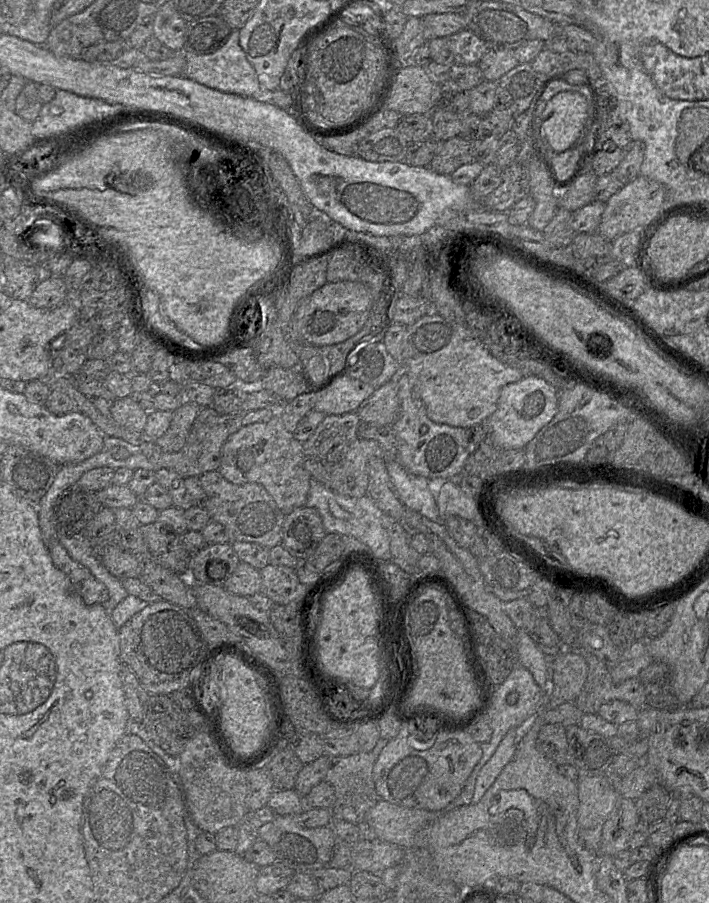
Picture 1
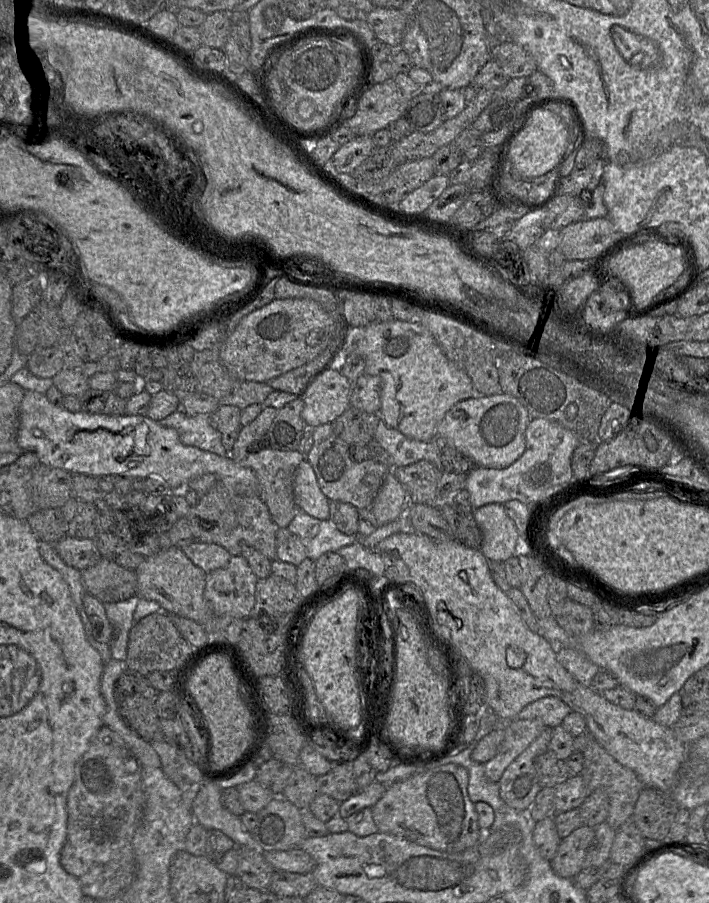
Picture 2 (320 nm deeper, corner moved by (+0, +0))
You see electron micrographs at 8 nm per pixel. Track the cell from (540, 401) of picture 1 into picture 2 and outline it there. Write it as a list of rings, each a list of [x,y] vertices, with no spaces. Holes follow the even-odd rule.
[[[500,393],[474,395],[452,406],[437,427],[435,440],[449,445],[468,456],[475,466],[505,468],[515,462],[525,451],[525,431],[530,421],[527,409],[513,396]]]

